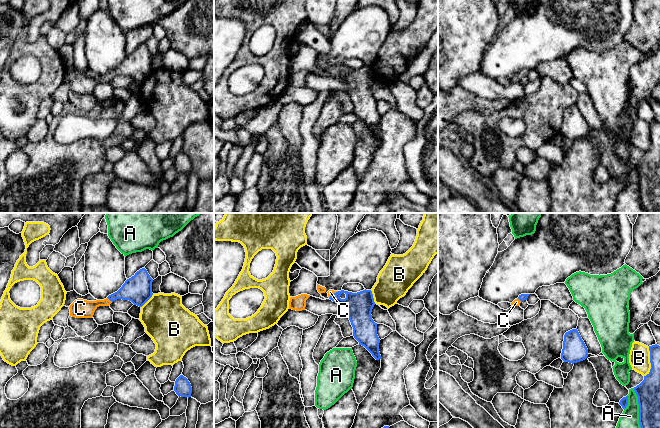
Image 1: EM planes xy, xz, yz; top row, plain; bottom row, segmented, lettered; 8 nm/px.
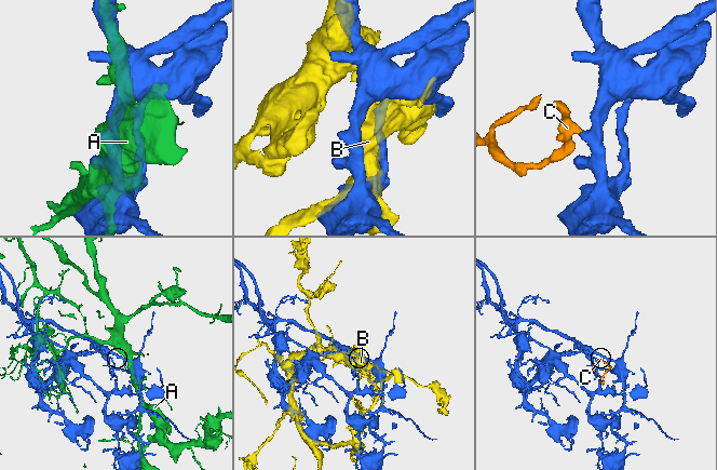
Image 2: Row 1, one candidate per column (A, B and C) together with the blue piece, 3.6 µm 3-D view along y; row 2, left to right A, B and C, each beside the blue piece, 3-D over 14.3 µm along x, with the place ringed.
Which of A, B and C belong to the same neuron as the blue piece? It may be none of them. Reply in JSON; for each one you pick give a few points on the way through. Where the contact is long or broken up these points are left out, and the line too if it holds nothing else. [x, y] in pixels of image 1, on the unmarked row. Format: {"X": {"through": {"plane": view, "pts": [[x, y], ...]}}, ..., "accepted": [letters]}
{"C": {"through": {"plane": "xy", "pts": [[138, 65], [121, 69], [110, 76], [80, 84]]}}, "accepted": ["C"]}

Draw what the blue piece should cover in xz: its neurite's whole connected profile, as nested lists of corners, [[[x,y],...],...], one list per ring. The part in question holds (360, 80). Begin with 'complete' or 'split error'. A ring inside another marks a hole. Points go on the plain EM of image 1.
split error; [[[329,66],[328,73],[348,85],[348,91],[353,103],[353,112],[376,135],[381,135],[379,128],[380,115],[377,111],[377,99],[372,95],[372,85],[375,81],[371,66],[357,69]]]

